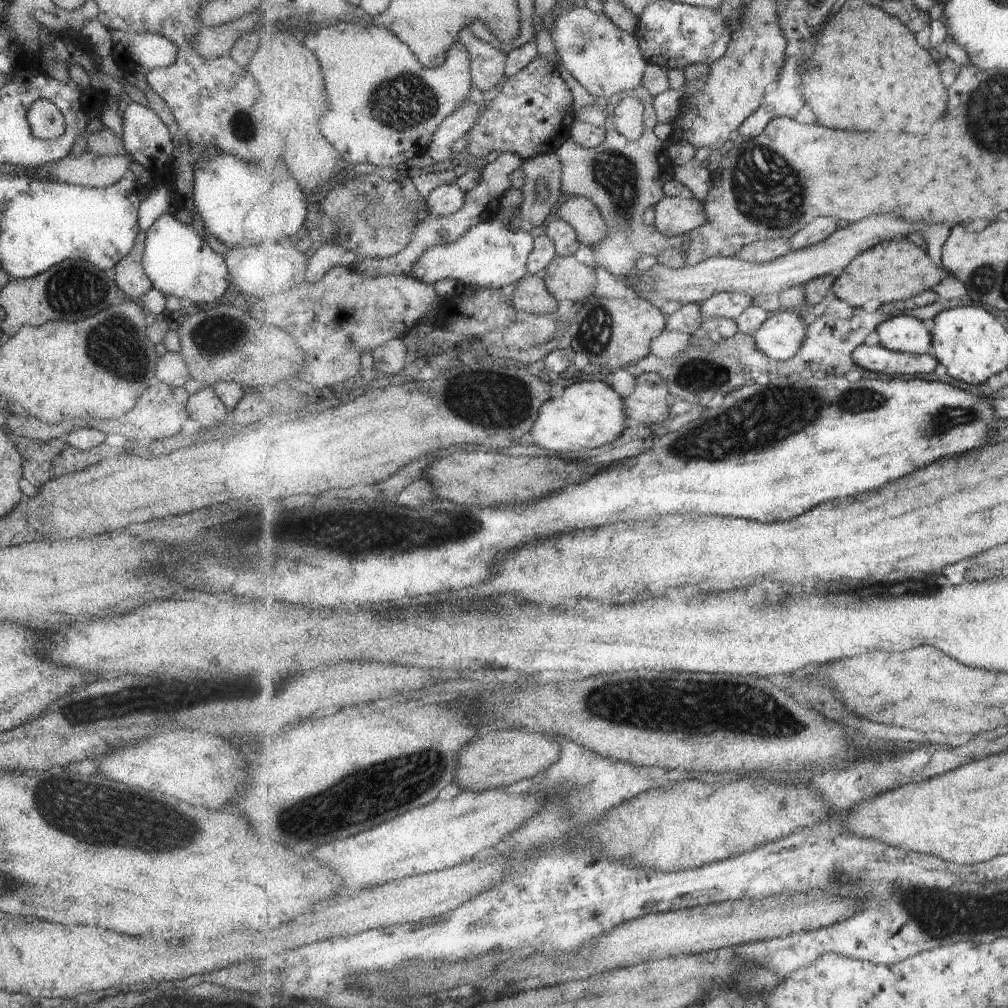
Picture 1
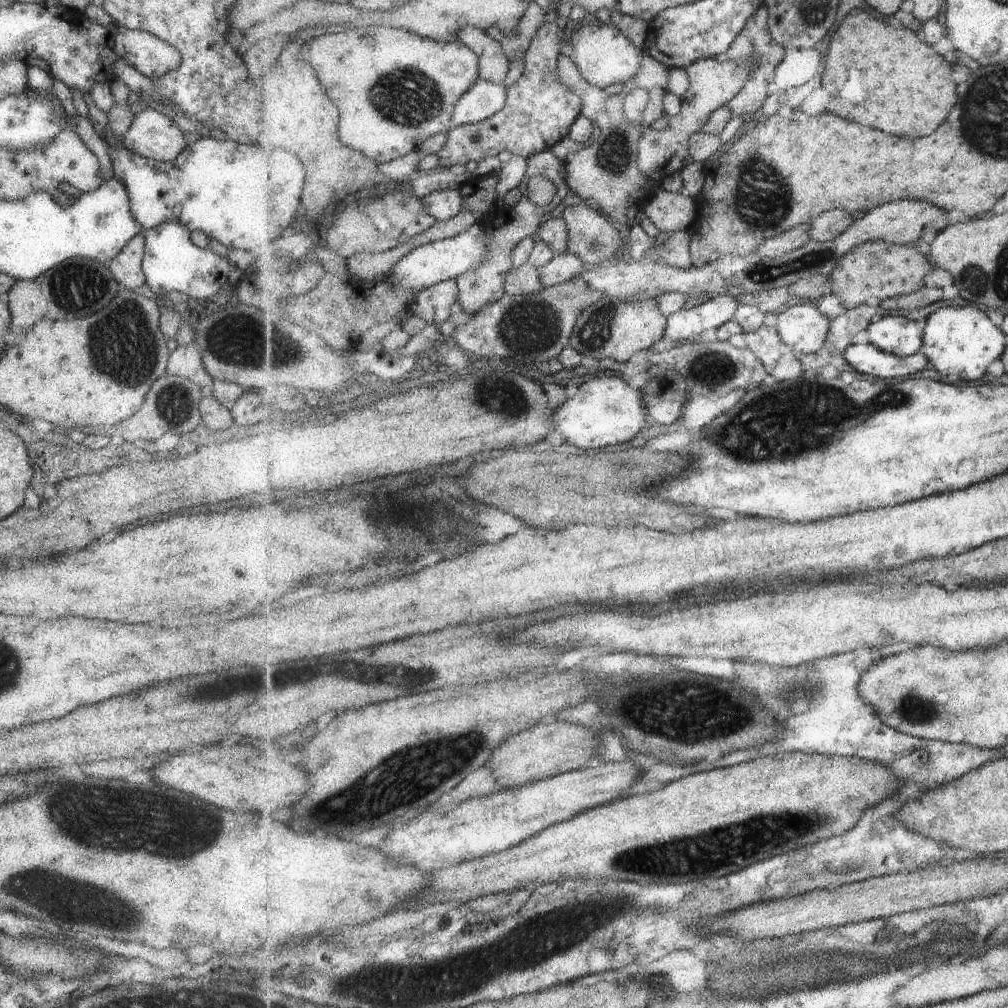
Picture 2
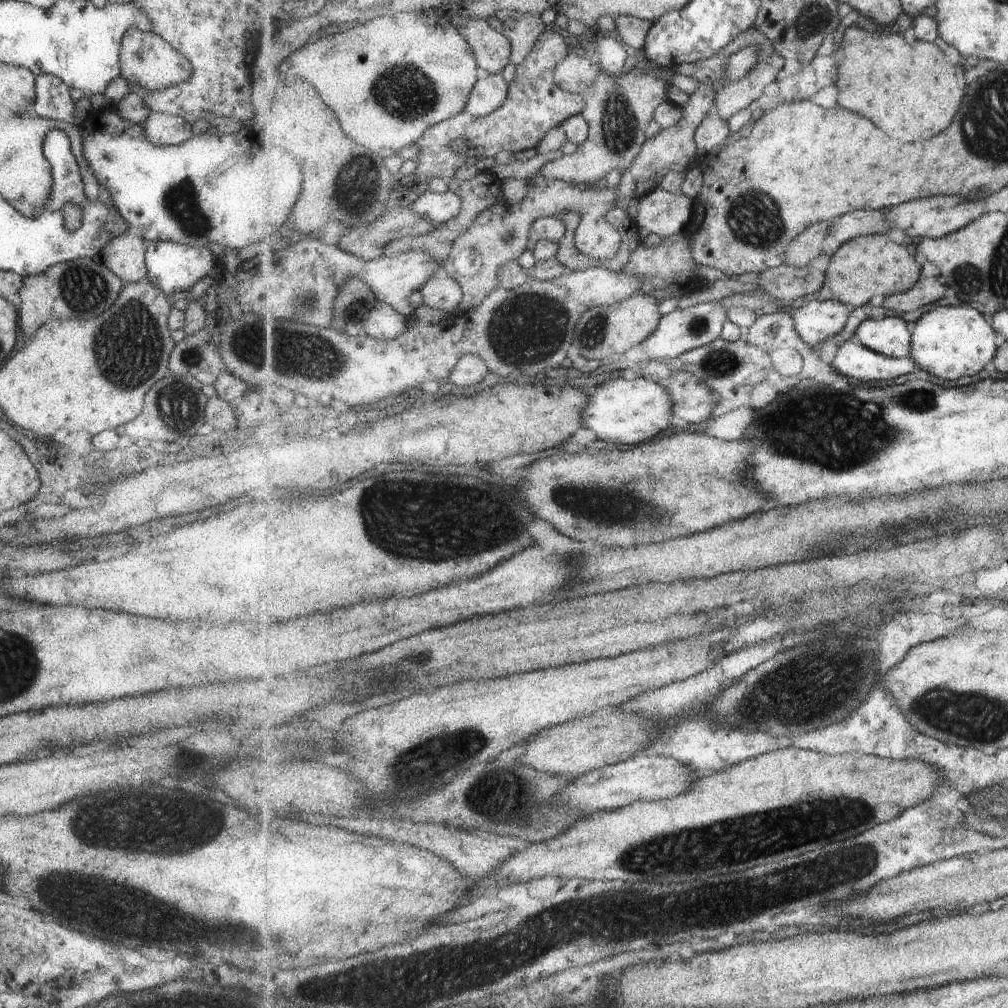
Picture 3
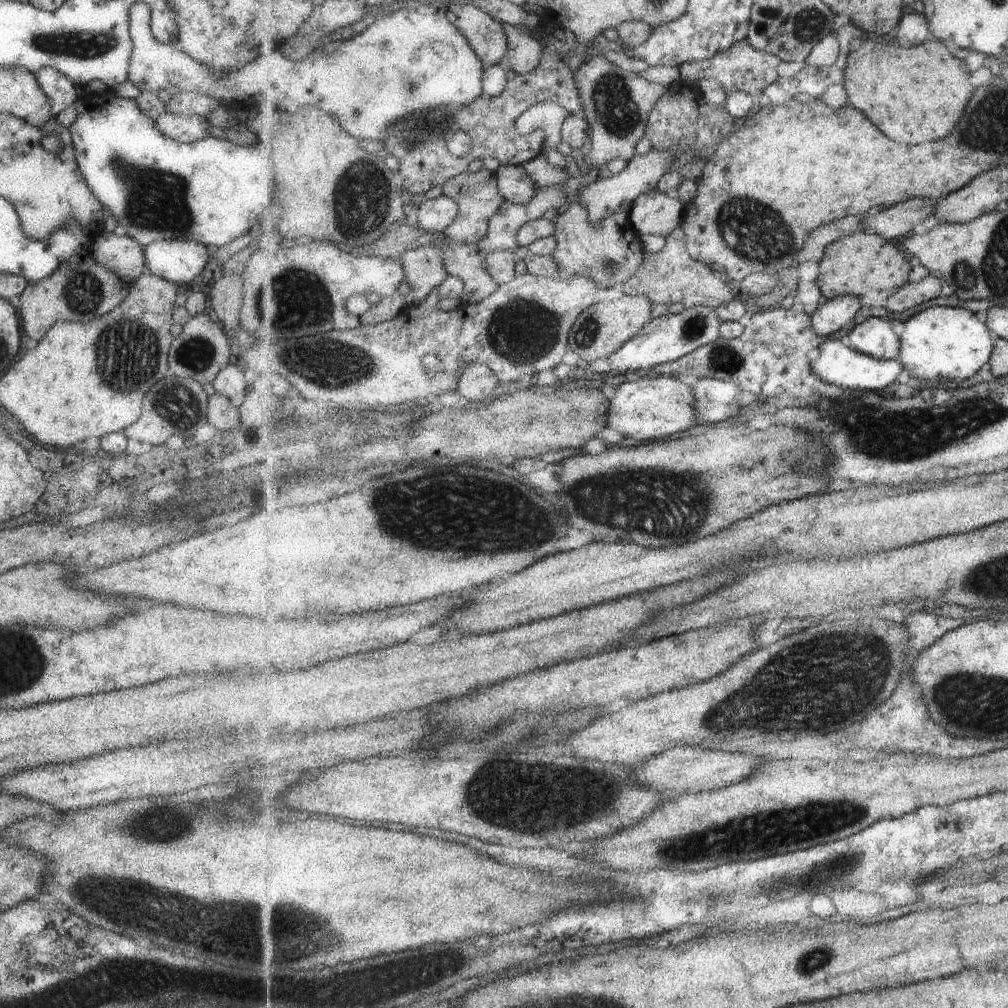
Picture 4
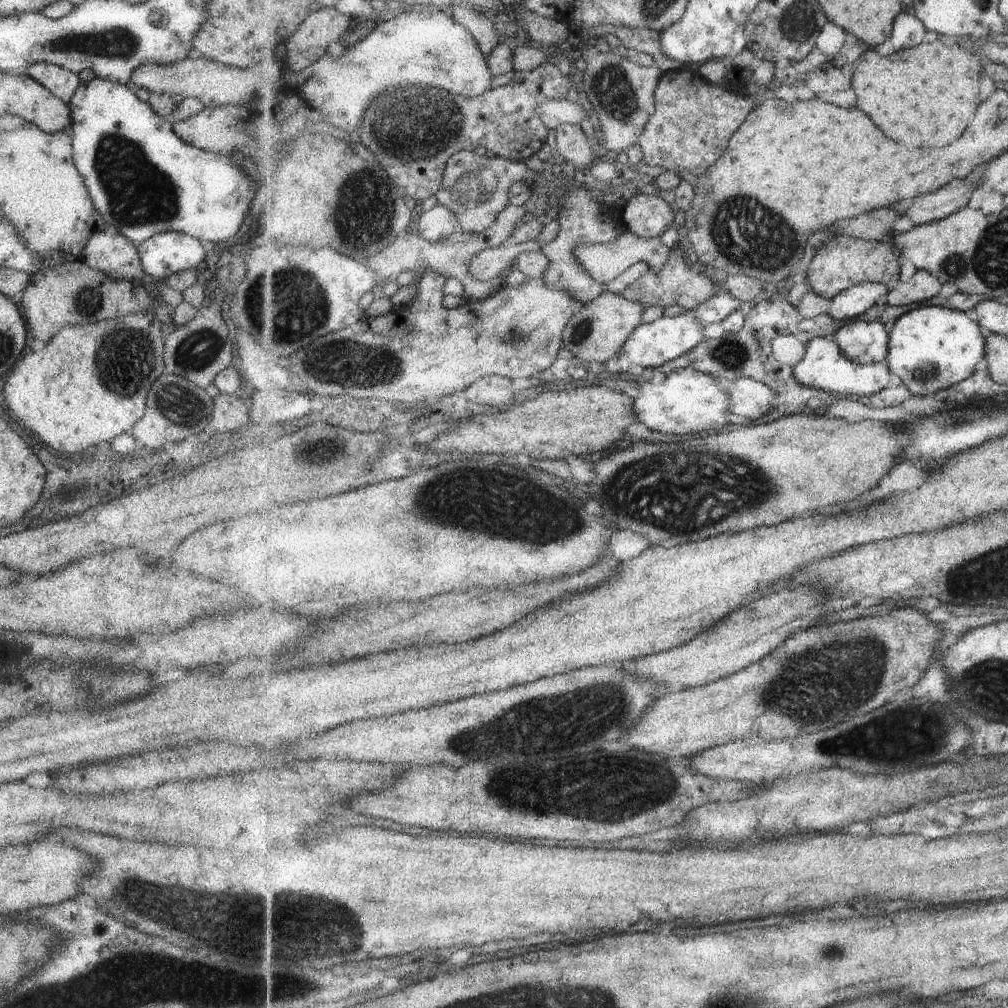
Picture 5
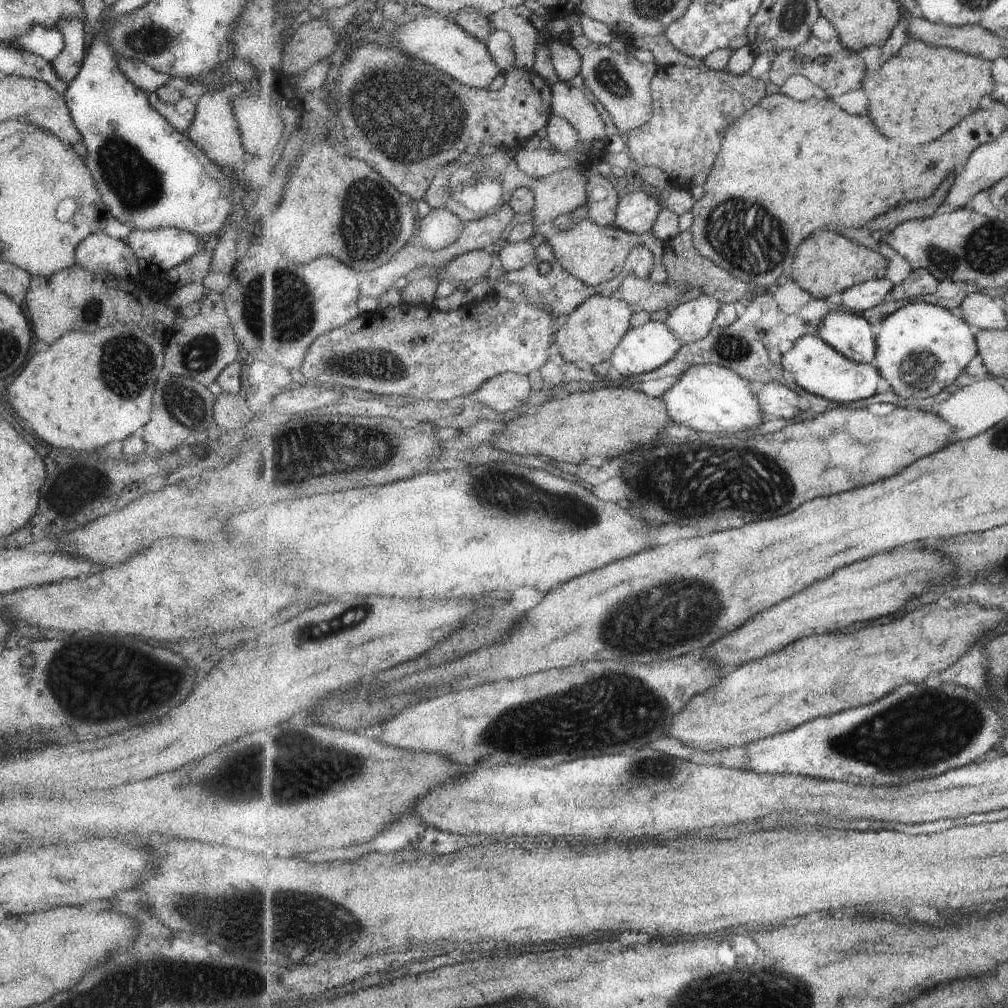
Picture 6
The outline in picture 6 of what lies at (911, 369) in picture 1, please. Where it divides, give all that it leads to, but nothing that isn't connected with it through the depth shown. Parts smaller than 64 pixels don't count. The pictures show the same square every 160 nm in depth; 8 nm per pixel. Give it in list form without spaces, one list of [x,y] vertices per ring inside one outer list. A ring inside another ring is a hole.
[[[815,334],[796,340],[793,348],[782,356],[782,364],[804,389],[841,406],[857,406],[860,400],[871,398],[886,388],[875,364],[855,362]]]

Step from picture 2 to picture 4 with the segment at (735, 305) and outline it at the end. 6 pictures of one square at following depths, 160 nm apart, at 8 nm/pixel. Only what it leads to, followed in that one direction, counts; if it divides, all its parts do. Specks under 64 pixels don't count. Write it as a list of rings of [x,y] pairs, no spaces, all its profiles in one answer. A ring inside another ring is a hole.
[[[696,306],[685,308],[678,315],[668,314],[658,319],[653,319],[647,326],[644,326],[637,336],[634,336],[628,343],[625,343],[615,354],[607,358],[600,358],[593,361],[589,366],[589,372],[628,373],[637,368],[649,368],[679,360],[691,354],[699,347],[715,342],[719,337],[726,339],[739,338],[744,333],[744,326],[740,321],[721,322],[717,316],[716,309],[711,307]]]

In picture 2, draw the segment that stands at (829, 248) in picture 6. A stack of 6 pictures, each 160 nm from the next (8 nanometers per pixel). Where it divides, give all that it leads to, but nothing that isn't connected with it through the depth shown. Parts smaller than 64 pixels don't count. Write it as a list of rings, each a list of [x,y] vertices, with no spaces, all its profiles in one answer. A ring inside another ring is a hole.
[[[884,241],[867,242],[847,252],[835,271],[829,276],[831,291],[844,301],[844,308],[853,309],[865,305],[869,298],[895,298],[921,291],[925,288],[925,276],[936,266],[910,245],[897,245]]]

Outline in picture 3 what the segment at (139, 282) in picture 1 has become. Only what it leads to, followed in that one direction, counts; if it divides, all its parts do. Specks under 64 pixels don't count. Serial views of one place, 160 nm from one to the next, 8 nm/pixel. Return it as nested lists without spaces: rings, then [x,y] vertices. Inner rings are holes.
[[[117,235],[99,252],[98,260],[124,283],[141,281],[146,276],[144,252],[148,244],[147,239]]]

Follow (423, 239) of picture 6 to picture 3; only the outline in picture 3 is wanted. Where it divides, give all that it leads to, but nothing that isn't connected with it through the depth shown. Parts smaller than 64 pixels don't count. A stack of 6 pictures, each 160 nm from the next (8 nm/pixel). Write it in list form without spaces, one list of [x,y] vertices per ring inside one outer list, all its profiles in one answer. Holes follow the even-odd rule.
[[[451,190],[444,193],[418,191],[410,203],[421,216],[428,218],[436,226],[457,218],[462,209],[461,197]]]

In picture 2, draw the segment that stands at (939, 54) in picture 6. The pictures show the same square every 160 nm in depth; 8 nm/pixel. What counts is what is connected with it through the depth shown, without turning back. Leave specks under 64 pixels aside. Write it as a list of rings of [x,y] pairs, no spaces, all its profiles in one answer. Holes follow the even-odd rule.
[[[868,12],[848,14],[831,36],[829,54],[827,54],[827,70],[823,74],[823,86],[831,92],[833,104],[831,112],[853,120],[857,124],[865,124],[871,128],[885,130],[889,134],[901,136],[929,136],[937,132],[937,128],[947,120],[949,112],[957,104],[957,84],[953,82],[953,71],[958,70],[941,58],[929,44],[921,42],[915,32],[908,28],[893,28],[889,23],[871,16]]]

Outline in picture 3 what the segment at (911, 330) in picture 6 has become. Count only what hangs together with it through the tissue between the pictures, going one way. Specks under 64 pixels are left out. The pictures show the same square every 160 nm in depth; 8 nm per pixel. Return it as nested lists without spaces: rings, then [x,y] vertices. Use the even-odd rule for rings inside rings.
[[[962,303],[956,307],[938,306],[932,311],[926,312],[918,321],[912,334],[912,356],[913,360],[920,366],[922,370],[945,380],[959,380],[963,376],[975,376],[981,370],[985,370],[985,366],[989,362],[994,362],[996,350],[999,344],[999,334],[985,320],[985,316],[975,310],[973,306]]]

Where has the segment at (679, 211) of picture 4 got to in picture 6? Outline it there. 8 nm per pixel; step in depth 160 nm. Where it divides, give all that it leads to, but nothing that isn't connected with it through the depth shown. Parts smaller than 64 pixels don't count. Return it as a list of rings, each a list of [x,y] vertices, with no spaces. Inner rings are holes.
[[[645,190],[620,194],[616,225],[637,234],[653,231],[660,210],[660,202]]]

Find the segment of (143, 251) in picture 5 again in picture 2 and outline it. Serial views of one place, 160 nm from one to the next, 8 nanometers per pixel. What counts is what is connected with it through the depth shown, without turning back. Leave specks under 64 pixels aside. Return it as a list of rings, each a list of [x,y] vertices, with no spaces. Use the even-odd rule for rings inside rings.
[[[169,216],[165,222],[147,229],[144,232],[144,253],[141,259],[141,270],[144,282],[157,297],[166,292],[181,292],[192,299],[203,300],[219,290],[225,282],[227,274],[232,274],[227,260],[213,253],[211,249],[198,248],[189,241],[189,231]]]

